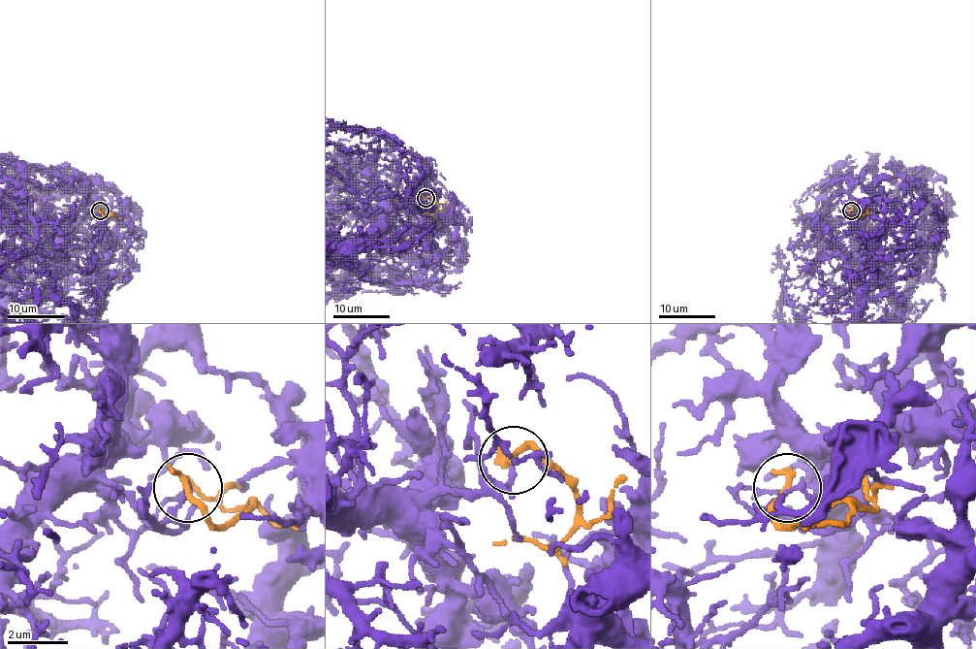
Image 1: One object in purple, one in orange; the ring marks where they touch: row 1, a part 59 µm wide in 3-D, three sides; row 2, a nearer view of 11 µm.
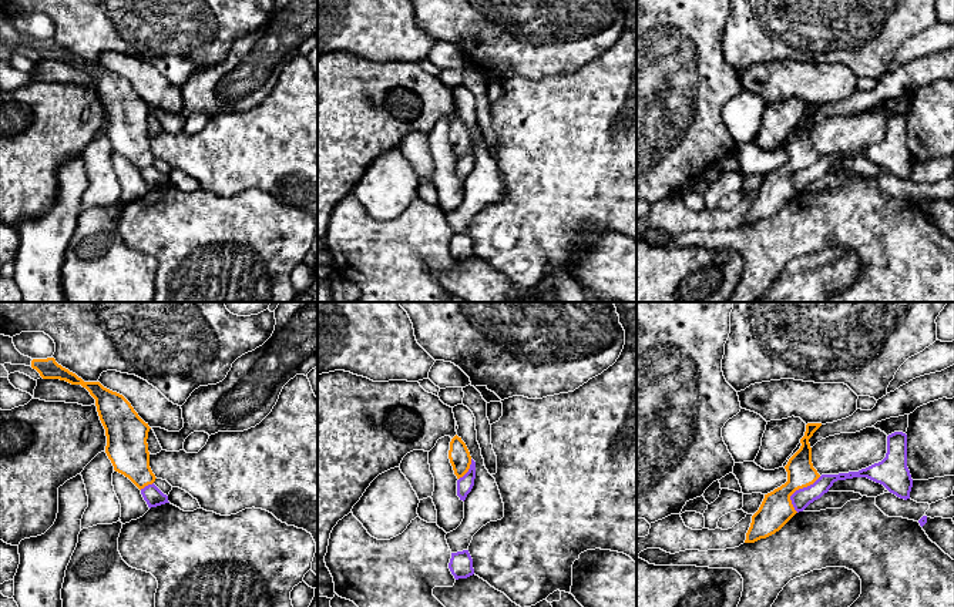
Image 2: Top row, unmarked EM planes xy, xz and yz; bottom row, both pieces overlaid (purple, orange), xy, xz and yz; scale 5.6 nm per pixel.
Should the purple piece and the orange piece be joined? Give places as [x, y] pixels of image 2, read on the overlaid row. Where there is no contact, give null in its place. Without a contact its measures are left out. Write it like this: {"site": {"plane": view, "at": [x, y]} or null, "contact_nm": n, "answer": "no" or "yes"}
{"site": {"plane": "yz", "at": [799, 489]}, "contact_nm": 240, "answer": "no"}

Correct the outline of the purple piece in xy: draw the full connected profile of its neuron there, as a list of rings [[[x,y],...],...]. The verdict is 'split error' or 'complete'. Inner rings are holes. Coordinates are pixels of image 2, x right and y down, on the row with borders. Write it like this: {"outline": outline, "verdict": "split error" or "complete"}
{"outline": [[[154,483],[141,489],[141,494],[150,509],[169,503],[168,496],[164,494]]], "verdict": "complete"}

